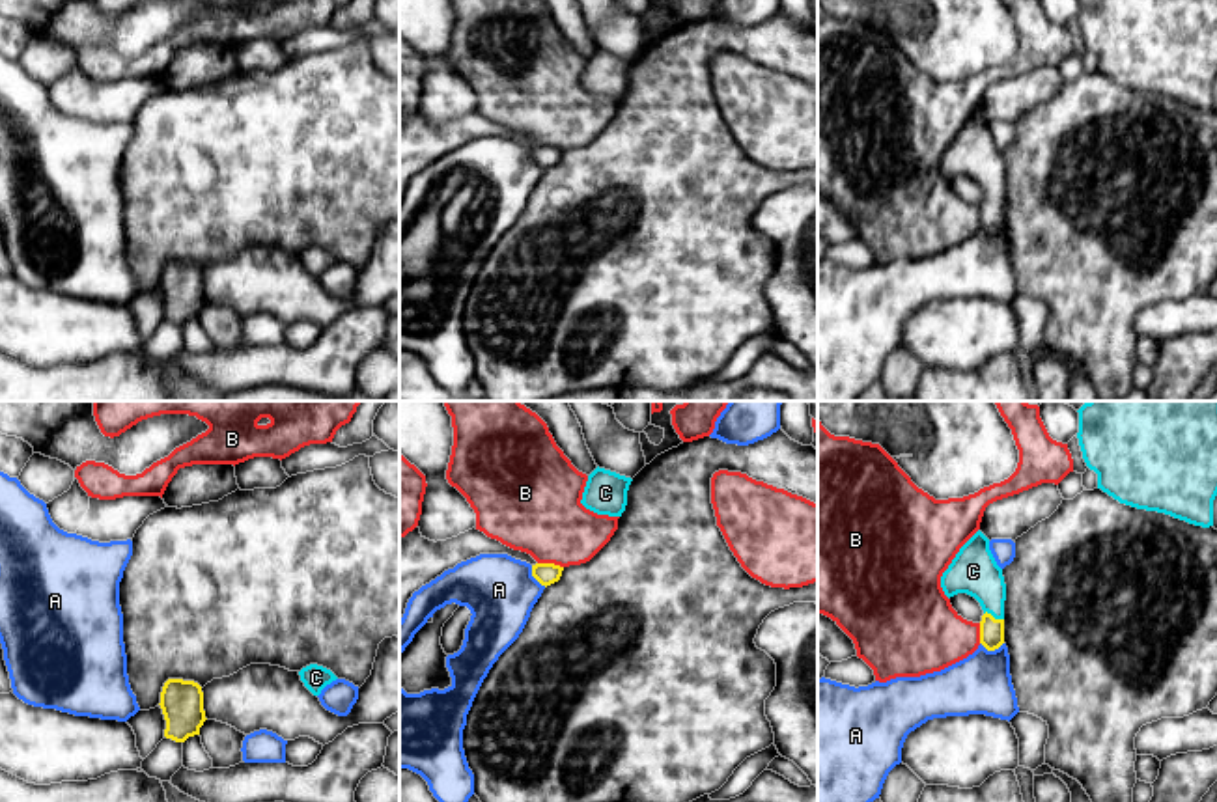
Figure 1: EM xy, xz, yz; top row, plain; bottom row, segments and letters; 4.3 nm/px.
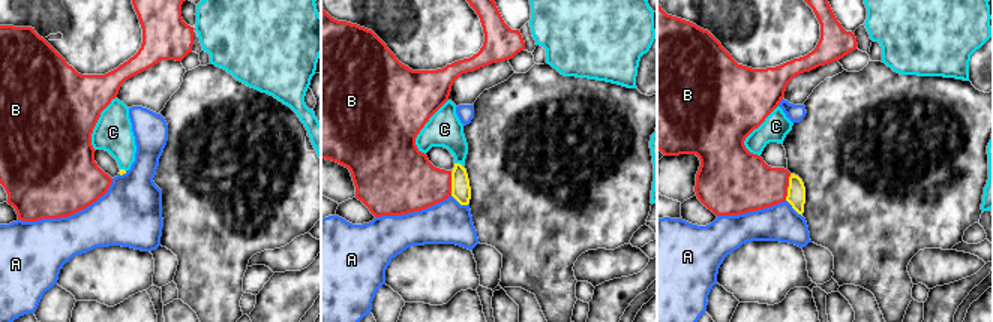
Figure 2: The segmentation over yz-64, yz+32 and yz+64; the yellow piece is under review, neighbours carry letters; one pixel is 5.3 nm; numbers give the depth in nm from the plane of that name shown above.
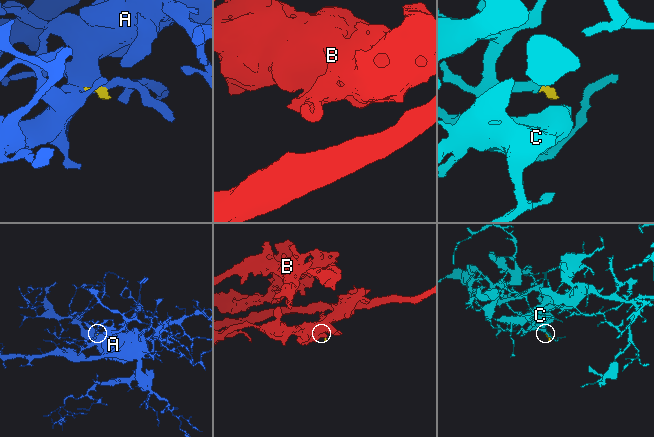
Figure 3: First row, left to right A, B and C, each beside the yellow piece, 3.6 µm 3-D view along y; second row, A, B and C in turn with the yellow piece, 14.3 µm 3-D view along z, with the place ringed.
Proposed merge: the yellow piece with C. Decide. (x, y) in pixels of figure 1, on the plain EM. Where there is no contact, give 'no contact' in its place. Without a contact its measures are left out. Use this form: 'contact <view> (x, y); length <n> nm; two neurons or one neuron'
contact yz (992, 198); length 90 nm; one neuron

